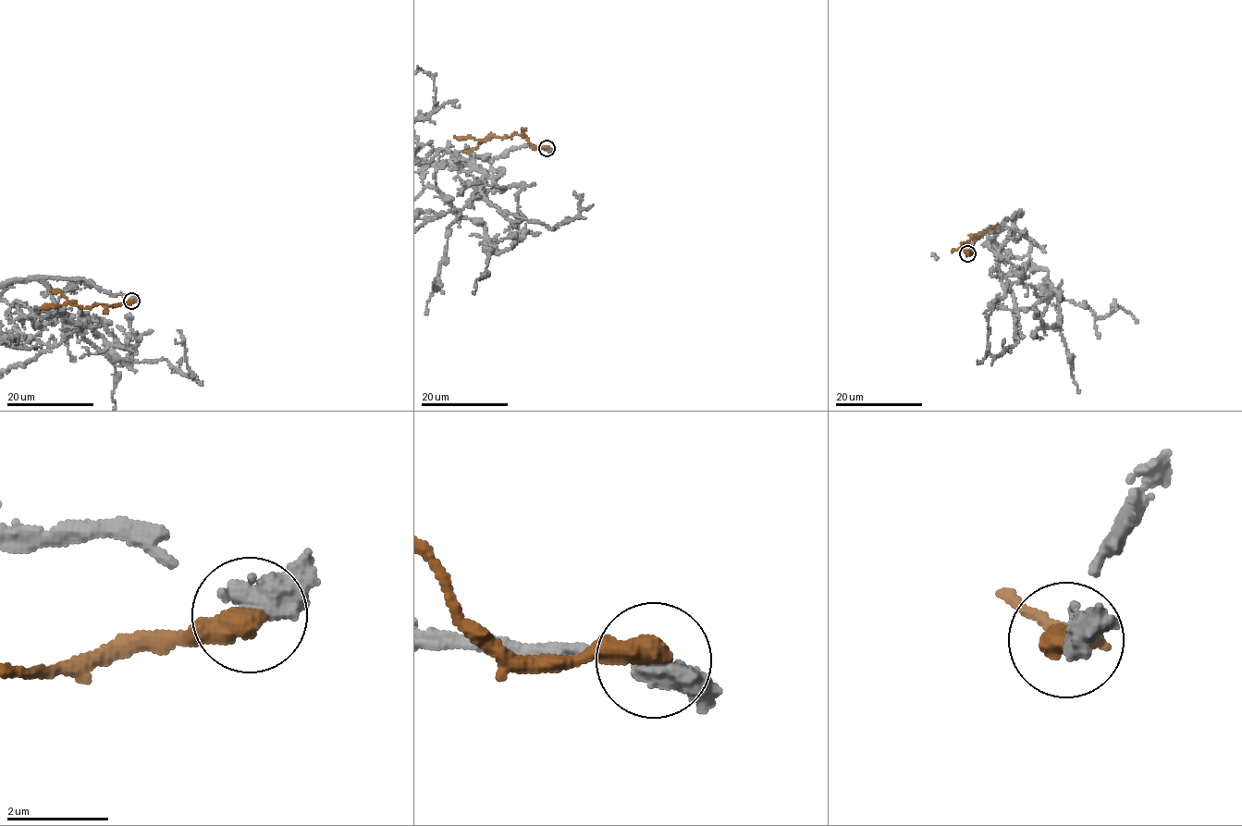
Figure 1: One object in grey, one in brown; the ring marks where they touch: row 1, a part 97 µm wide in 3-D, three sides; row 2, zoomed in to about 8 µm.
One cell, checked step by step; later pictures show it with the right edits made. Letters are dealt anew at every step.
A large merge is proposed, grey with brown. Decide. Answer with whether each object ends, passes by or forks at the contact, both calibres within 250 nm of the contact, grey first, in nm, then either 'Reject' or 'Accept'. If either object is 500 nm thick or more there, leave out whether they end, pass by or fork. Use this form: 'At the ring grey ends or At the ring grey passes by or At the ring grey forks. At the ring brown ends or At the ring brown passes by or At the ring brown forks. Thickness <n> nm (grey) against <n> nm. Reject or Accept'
Thickness 550 nm (grey) against 500 nm. Reject

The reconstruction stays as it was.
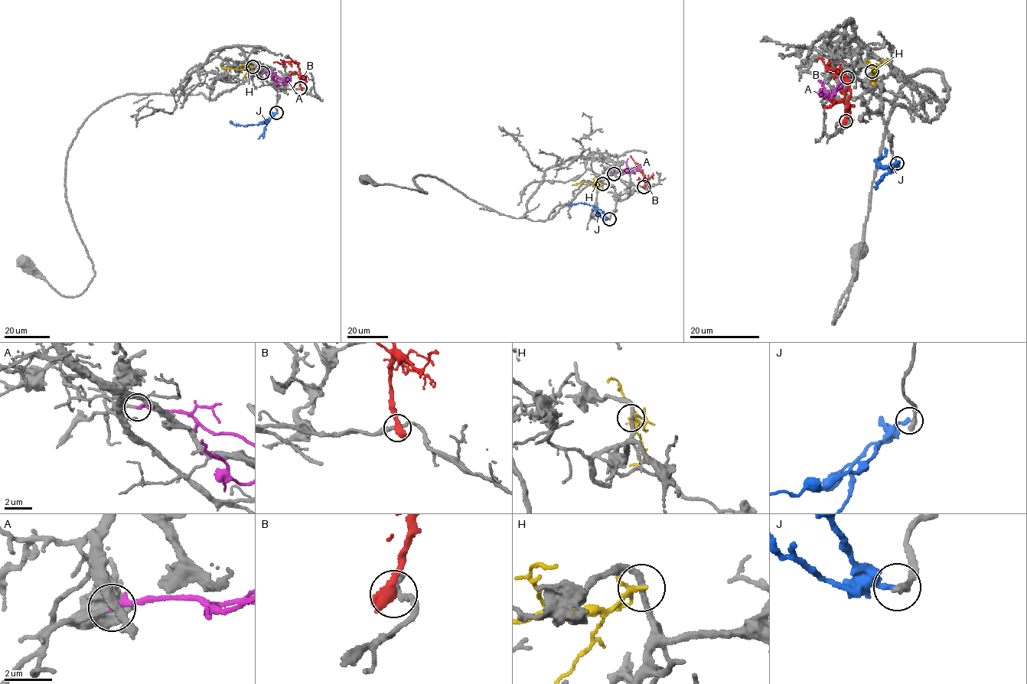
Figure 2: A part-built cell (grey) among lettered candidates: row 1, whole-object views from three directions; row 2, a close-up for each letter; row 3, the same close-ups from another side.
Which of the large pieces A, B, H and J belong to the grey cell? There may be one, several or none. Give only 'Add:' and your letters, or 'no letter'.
Add: A

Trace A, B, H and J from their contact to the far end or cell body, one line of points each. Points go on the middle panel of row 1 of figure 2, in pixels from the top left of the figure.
A: (614, 174), (634, 172), (629, 171), (626, 164), (628, 158)
B: (643, 187), (646, 180), (637, 169), (637, 164), (630, 155)
H: (601, 184), (582, 181), (572, 184)
J: (609, 219), (593, 206), (569, 203)

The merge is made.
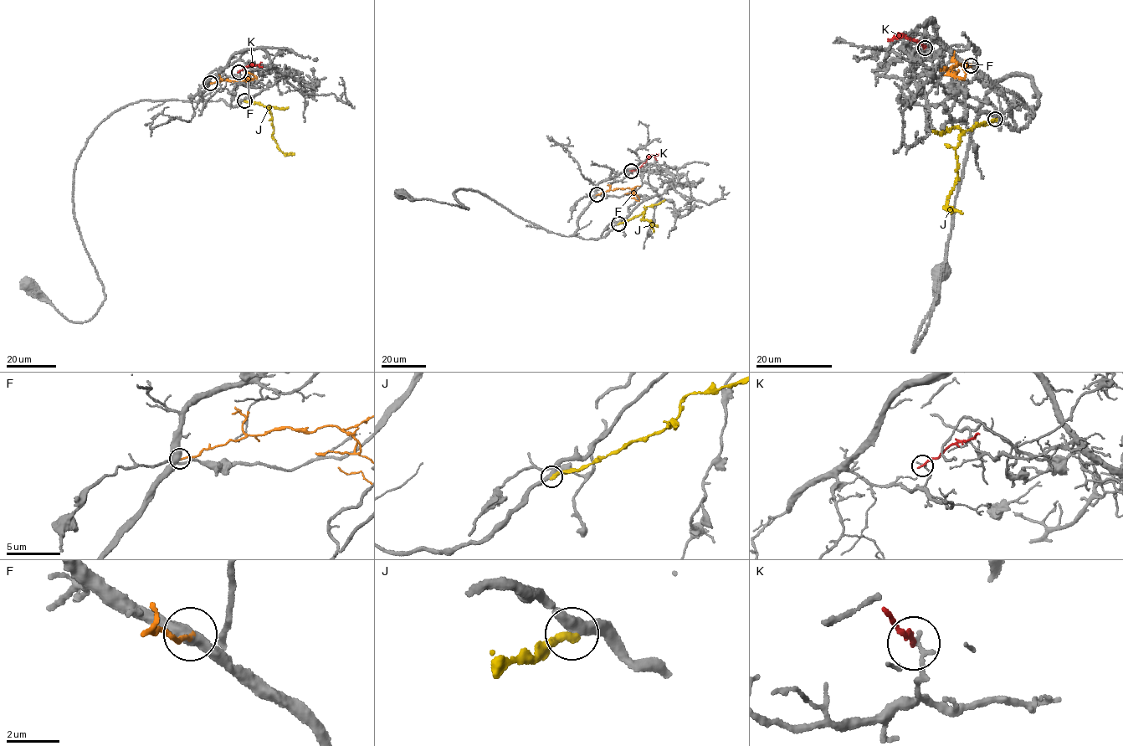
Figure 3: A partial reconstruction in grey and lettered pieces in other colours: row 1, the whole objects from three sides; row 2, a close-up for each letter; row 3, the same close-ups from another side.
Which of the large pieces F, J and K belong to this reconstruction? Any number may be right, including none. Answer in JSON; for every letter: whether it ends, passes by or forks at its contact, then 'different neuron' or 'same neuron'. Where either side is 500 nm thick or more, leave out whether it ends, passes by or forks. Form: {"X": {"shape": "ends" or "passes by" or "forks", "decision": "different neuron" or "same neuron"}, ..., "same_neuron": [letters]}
{"F": {"decision": "same neuron"}, "J": {"shape": "ends", "decision": "different neuron"}, "K": {"shape": "ends", "decision": "different neuron"}, "same_neuron": ["F"]}

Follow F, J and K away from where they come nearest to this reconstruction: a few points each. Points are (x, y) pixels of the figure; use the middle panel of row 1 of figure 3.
F: (597, 194), (611, 189), (630, 188), (639, 199), (629, 197)
J: (618, 223), (644, 213), (641, 219), (649, 222), (653, 232)
K: (631, 171), (659, 153)

